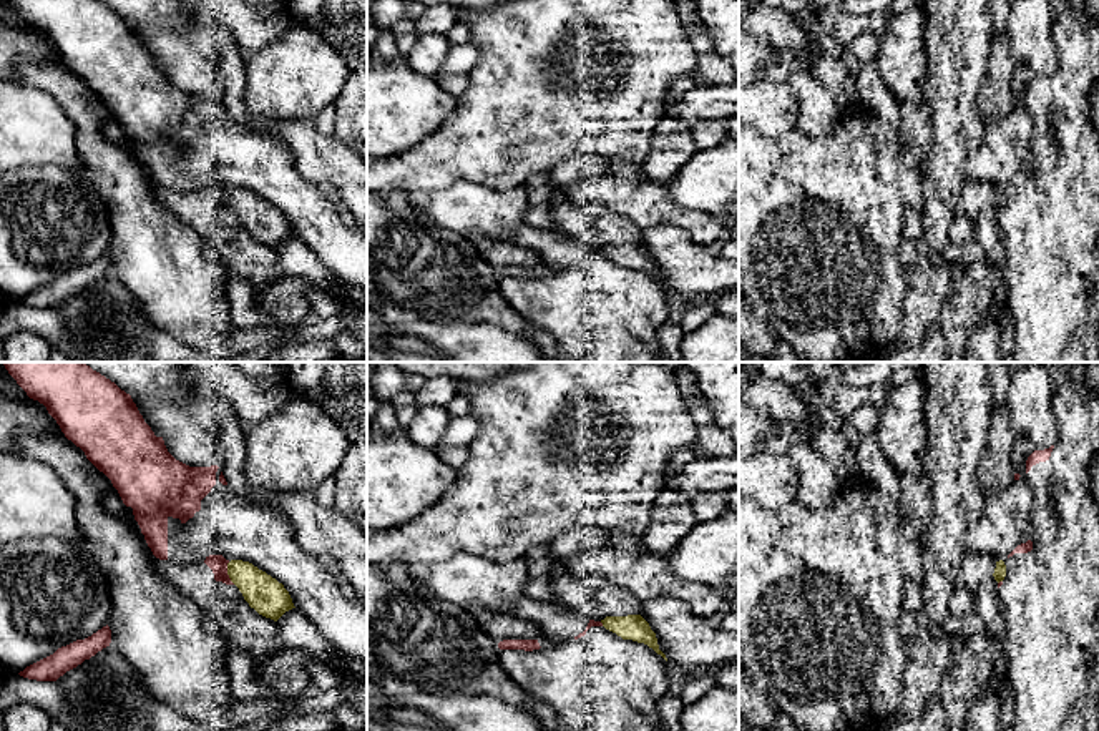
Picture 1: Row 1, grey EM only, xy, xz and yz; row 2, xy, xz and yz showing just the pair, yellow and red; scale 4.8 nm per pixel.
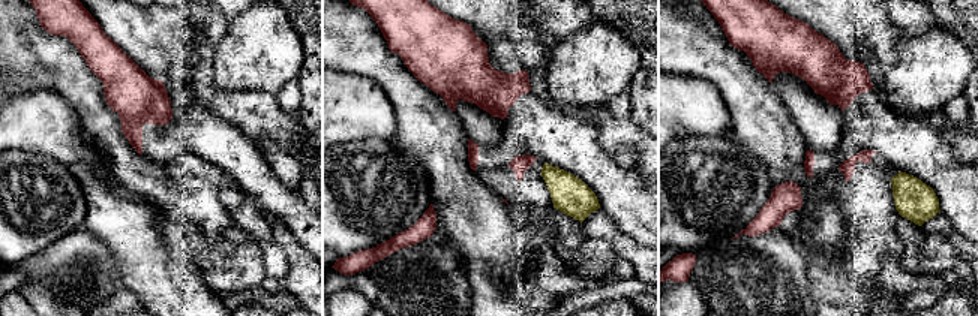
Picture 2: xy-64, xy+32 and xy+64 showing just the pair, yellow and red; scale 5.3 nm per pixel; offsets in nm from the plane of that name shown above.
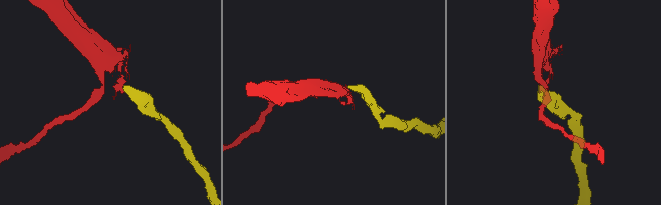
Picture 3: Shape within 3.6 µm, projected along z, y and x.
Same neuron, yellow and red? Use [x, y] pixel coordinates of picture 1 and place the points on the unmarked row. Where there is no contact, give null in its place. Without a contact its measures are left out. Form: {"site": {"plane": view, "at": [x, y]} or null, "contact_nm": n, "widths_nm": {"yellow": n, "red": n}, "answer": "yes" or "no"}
{"site": {"plane": "xy", "at": [228, 201]}, "contact_nm": 120, "widths_nm": {"yellow": 180, "red": 90}, "answer": "no"}

